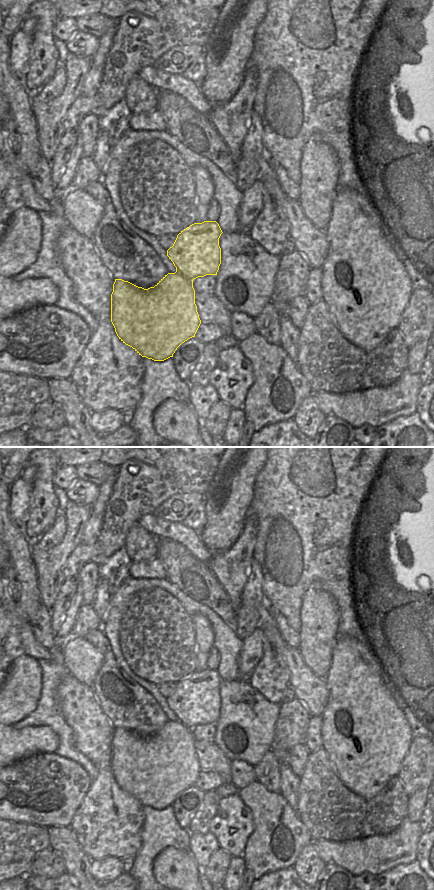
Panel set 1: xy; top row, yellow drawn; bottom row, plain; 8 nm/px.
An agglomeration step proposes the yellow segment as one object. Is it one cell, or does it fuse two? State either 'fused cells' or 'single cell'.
single cell

